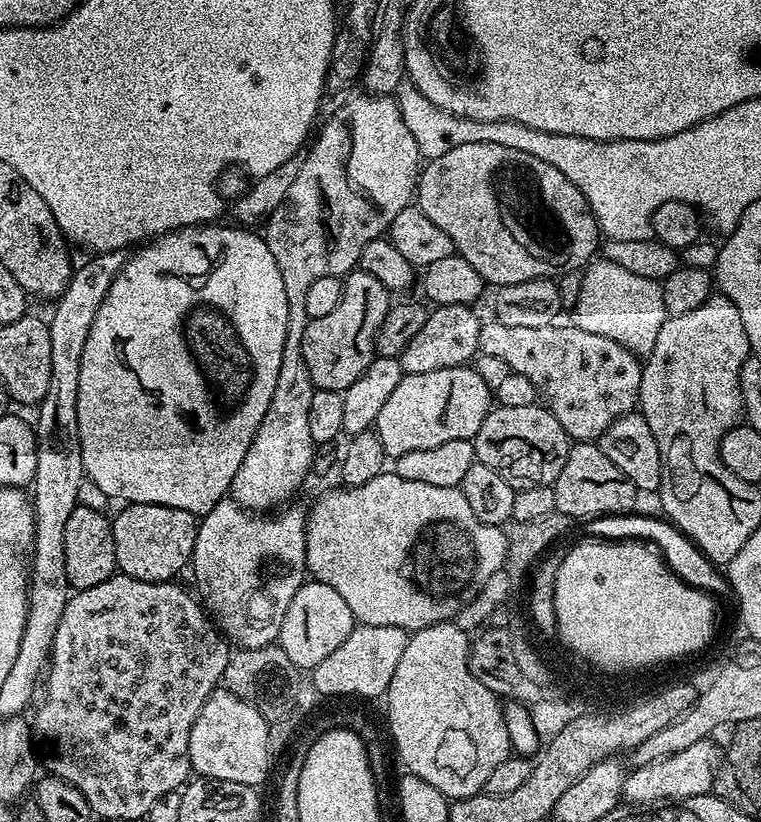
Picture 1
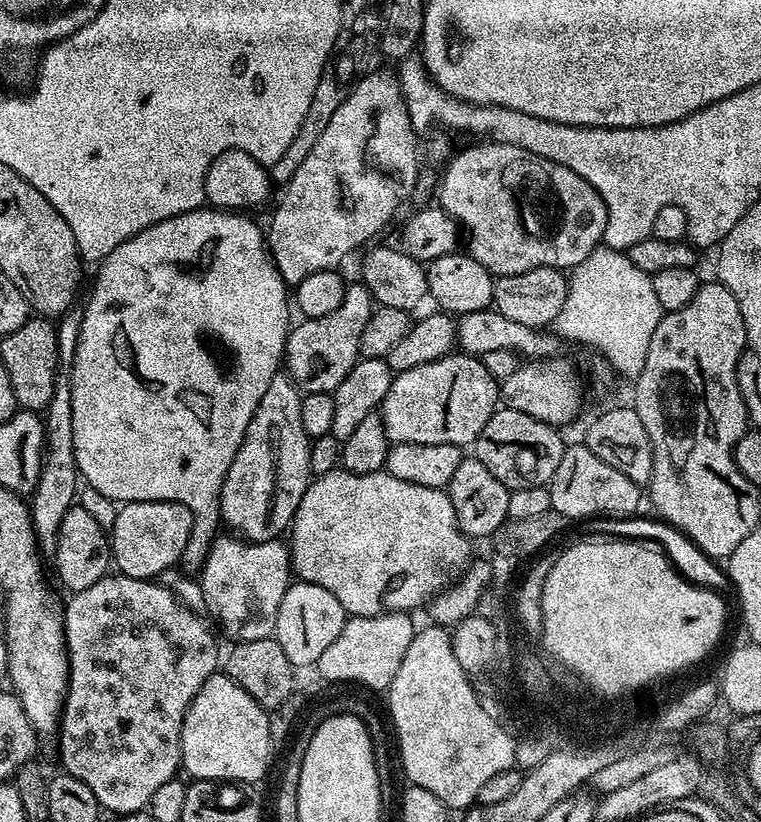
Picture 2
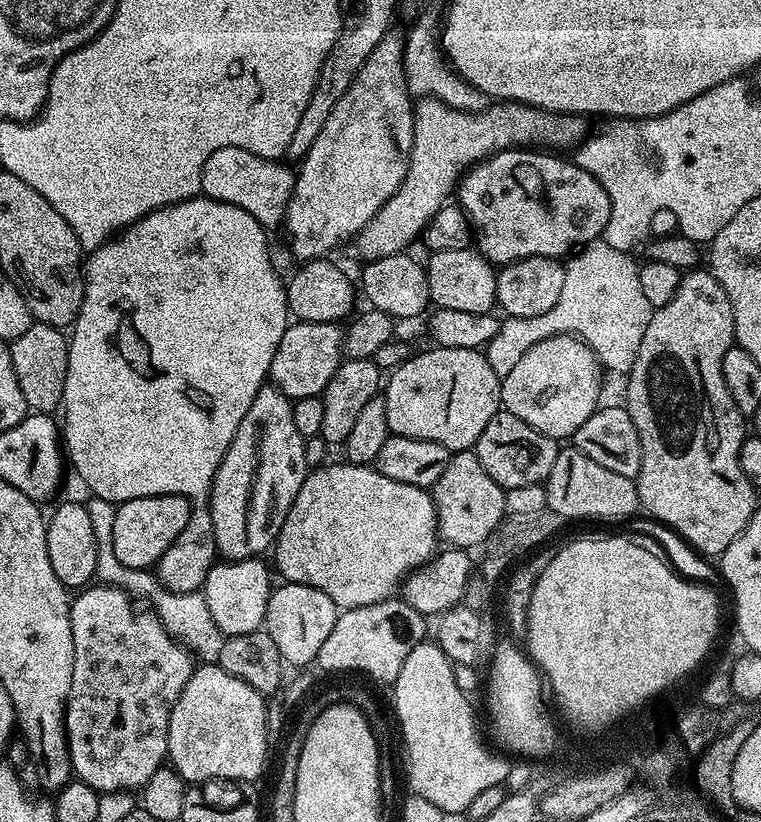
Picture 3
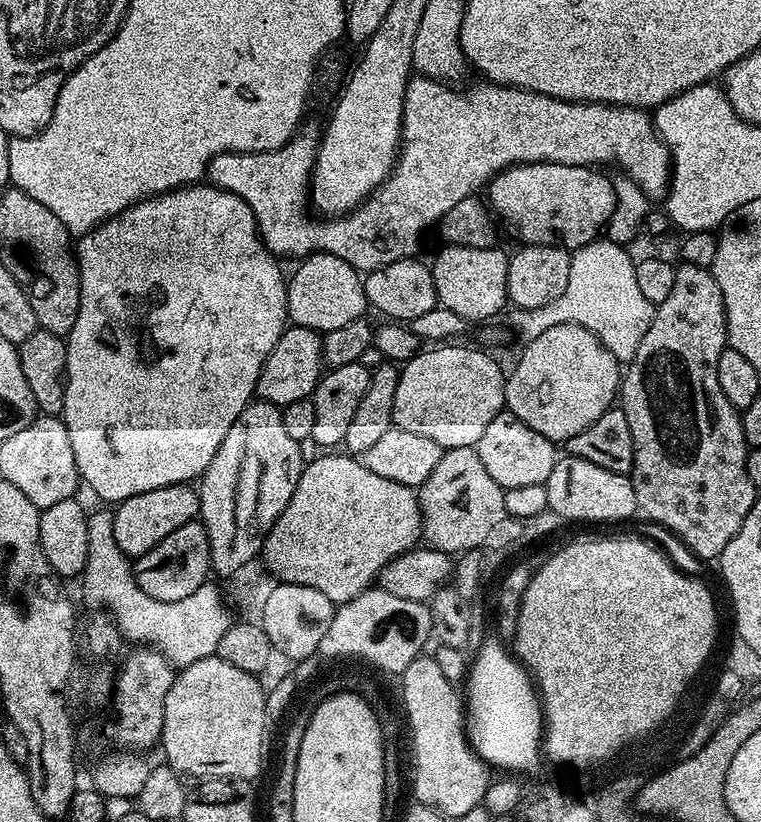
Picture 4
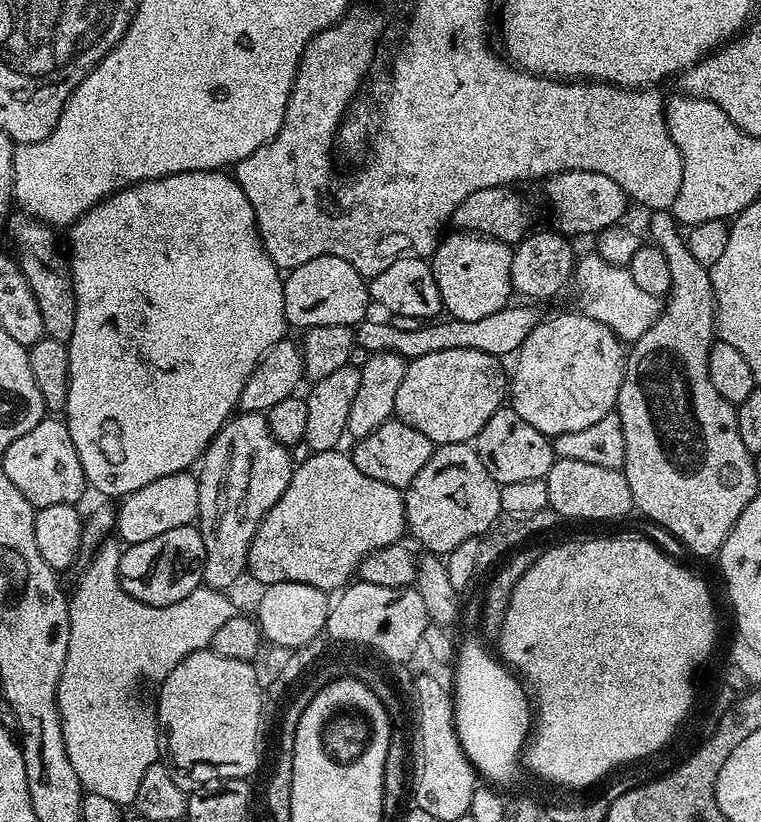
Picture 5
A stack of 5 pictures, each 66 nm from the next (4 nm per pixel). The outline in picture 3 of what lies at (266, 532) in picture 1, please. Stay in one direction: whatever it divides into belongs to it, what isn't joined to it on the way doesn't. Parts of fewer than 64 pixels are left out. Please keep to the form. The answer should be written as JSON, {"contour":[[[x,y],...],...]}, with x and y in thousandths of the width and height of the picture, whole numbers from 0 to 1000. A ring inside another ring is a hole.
{"contour":[[[342,679],[301,681],[284,684],[275,693],[265,719],[271,727],[271,737],[276,737],[276,752],[281,752],[281,762],[286,762],[286,766],[297,776],[340,769],[347,764],[352,730],[357,726],[360,714],[359,697],[355,691],[352,697],[347,684]]]}

